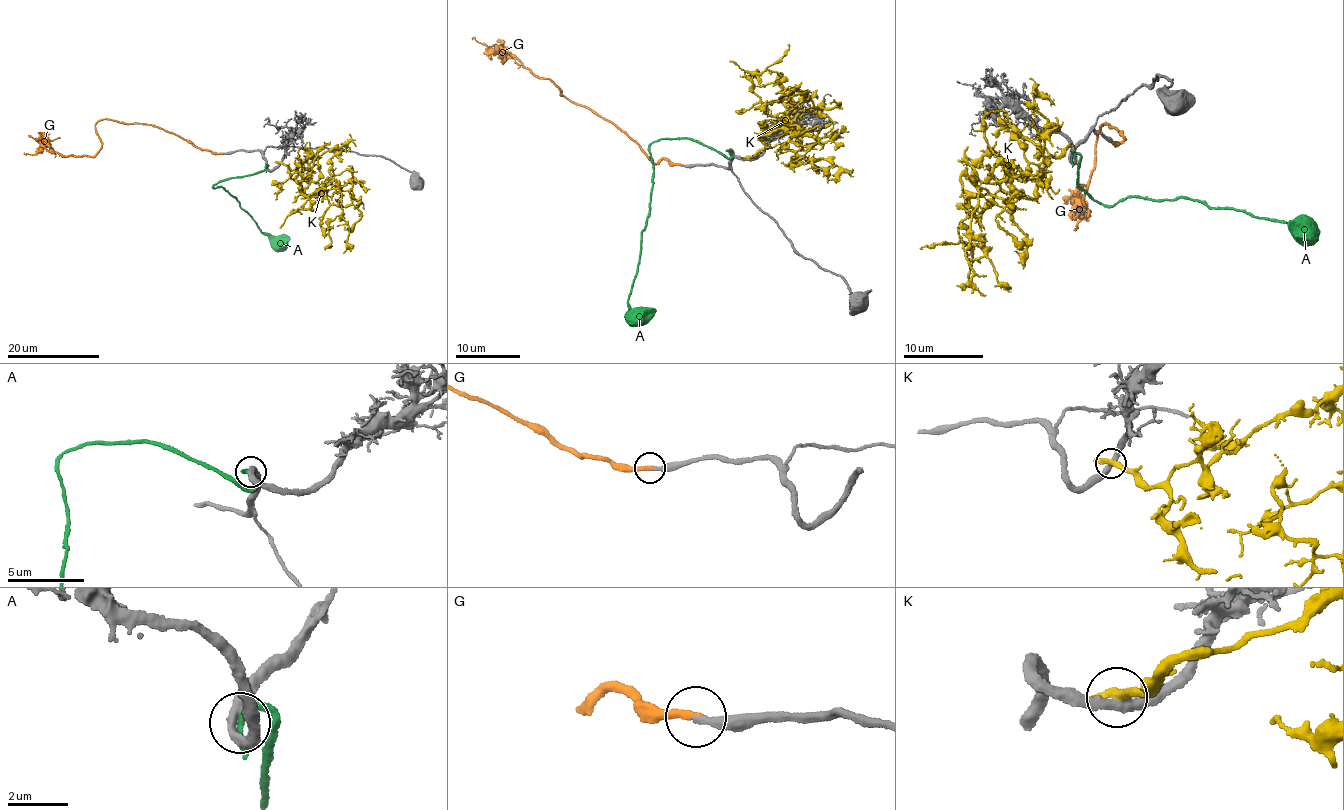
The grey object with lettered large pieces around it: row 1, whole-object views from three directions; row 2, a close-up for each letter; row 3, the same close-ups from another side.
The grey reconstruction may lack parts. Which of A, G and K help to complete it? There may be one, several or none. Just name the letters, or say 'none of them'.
G

